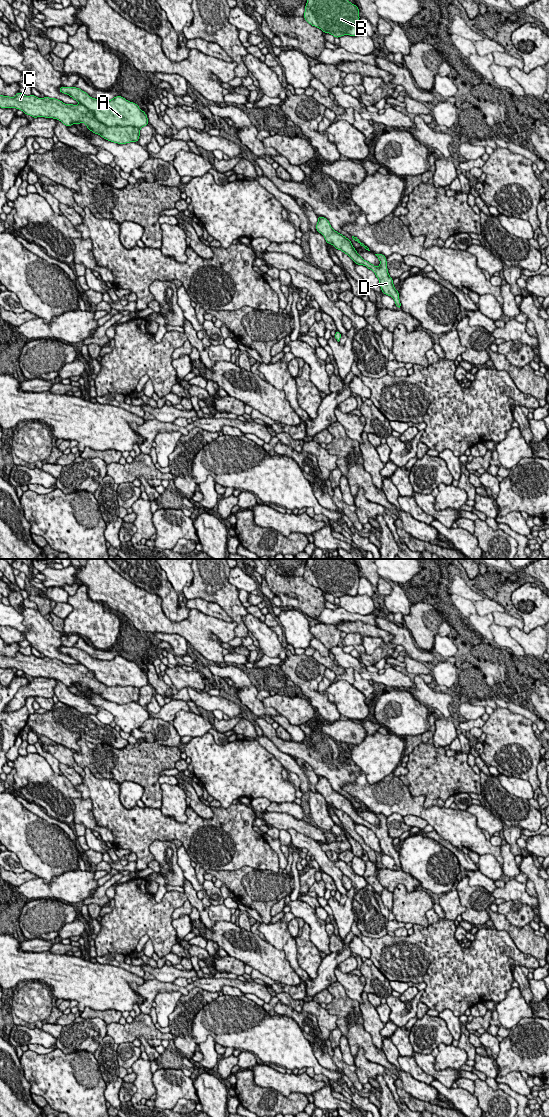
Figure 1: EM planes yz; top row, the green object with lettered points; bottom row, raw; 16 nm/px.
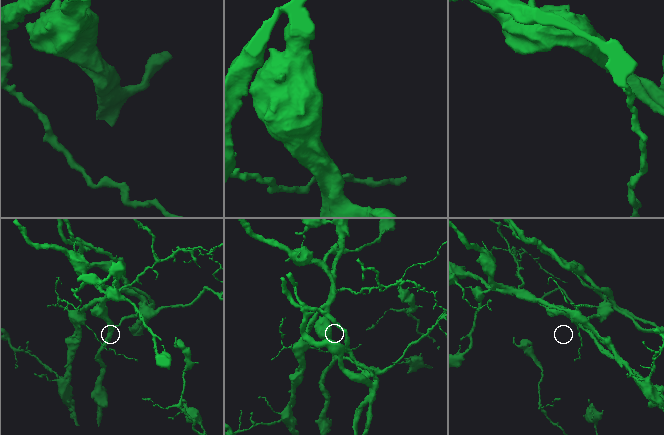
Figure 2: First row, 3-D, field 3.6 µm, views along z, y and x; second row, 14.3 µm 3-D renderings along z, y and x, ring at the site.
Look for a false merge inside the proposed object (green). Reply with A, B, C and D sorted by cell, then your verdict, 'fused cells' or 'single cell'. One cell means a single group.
groups A B C D; single cell

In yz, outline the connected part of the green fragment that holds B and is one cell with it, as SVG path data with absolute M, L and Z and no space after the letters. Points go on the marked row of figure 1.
M307 0L303 17L335 38L358 35L359 8L347 0Z

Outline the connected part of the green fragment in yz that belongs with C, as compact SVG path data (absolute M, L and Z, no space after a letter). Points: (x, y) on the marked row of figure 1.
M62 86L59 88L59 91L63 94L68 94L79 104L65 104L56 98L37 98L32 94L26 96L21 92L17 92L15 97L0 95L0 107L17 108L33 118L45 117L57 119L67 127L72 124L84 123L87 125L88 130L108 141L118 144L138 142L140 129L149 125L146 113L137 104L126 100L122 96L116 96L111 100L100 100L90 97L86 92L76 87Z

